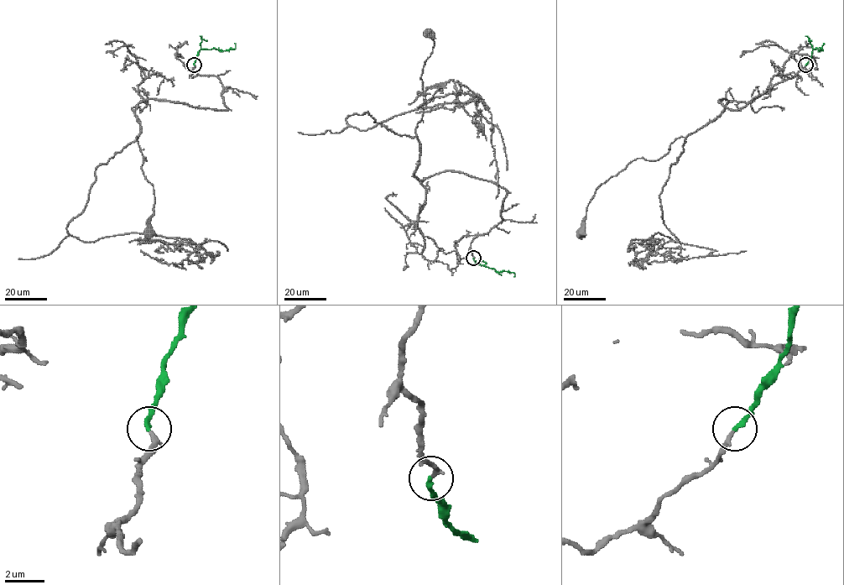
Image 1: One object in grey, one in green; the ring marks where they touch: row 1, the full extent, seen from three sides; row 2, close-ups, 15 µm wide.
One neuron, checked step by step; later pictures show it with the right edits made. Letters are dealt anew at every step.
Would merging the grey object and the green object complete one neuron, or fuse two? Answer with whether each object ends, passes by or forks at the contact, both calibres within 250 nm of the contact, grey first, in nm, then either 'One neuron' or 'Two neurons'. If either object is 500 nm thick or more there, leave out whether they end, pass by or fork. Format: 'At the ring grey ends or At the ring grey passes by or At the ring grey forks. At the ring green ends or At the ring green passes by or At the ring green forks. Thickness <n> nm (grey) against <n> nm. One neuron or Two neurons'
At the ring grey ends. At the ring green ends. Thickness 240 nm (grey) against 220 nm. One neuron

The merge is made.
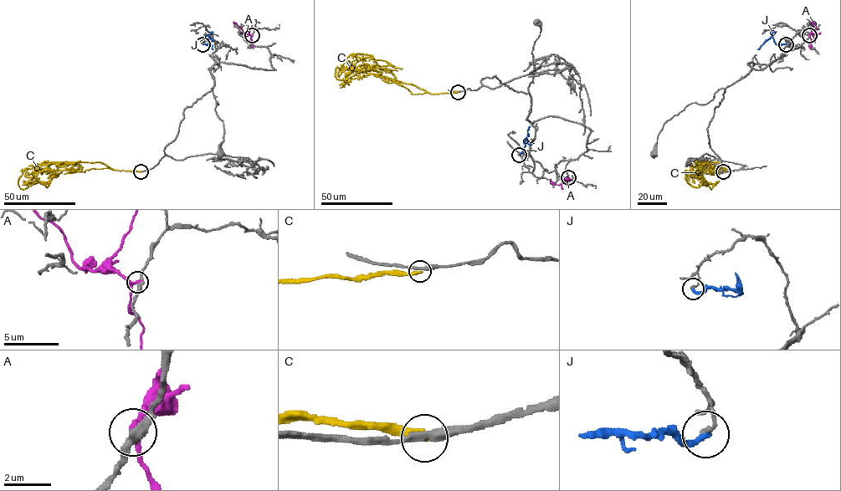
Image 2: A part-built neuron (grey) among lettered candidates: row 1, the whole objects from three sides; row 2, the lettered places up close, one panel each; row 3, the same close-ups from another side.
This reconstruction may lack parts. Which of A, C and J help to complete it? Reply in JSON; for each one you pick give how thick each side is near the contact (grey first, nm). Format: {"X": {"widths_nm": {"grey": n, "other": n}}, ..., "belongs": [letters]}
{"belongs": []}

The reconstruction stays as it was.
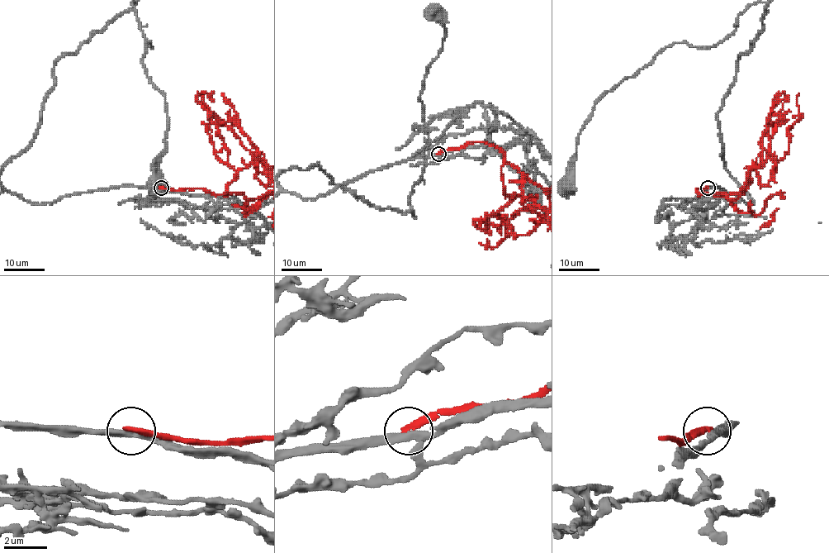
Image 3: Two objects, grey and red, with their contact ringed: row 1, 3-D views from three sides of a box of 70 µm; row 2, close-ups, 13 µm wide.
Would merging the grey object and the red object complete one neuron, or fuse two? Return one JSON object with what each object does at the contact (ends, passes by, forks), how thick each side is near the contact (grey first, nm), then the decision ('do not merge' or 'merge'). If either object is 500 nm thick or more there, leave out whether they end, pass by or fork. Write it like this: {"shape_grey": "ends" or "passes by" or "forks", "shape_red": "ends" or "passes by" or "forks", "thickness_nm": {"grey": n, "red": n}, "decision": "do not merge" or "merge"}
{"shape_grey": "passes by", "shape_red": "ends", "thickness_nm": {"grey": 280, "red": 280}, "decision": "do not merge"}

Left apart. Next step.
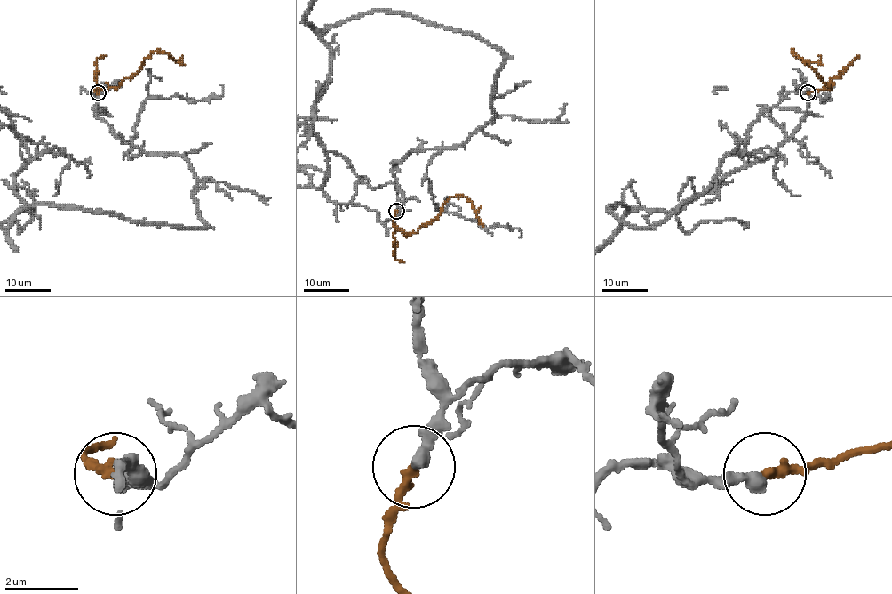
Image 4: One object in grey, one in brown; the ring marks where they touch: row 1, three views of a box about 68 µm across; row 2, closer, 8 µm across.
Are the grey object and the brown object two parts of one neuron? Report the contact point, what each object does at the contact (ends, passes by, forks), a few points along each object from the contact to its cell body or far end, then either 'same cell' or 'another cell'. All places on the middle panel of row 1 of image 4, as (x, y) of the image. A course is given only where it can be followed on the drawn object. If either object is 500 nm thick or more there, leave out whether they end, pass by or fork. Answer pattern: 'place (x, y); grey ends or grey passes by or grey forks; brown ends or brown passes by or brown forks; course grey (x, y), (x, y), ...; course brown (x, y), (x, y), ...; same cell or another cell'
place (396, 211); grey ends; brown passes by; course grey (396, 211), (395, 162), (495, 116), (503, 53), (379, 11), (305, 20); course brown (396, 211), (394, 224), (409, 235), (433, 220), (452, 196), (462, 196), (469, 199), (481, 223); same cell

